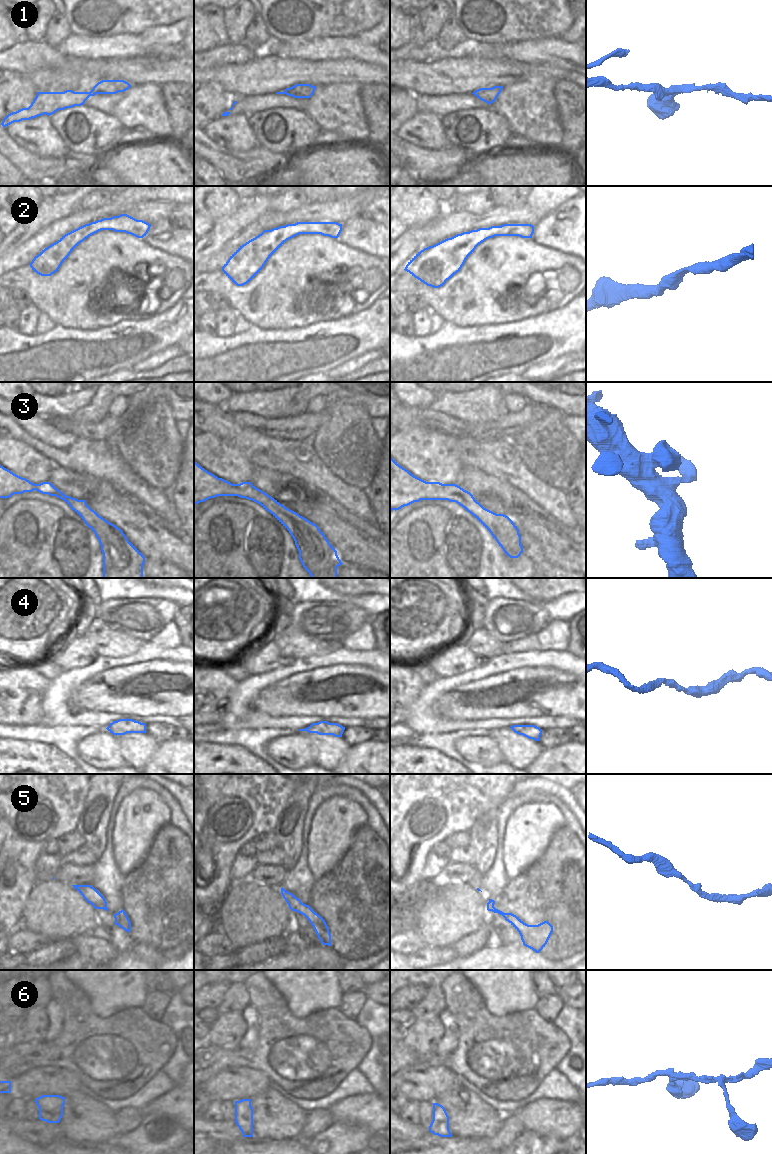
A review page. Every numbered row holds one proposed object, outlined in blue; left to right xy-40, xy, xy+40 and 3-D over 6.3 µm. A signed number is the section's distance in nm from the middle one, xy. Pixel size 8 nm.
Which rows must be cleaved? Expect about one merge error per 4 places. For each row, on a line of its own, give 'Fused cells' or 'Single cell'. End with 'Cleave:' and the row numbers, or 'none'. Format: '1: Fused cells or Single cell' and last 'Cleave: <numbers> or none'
1: Single cell
2: Single cell
3: Single cell
4: Single cell
5: Single cell
6: Single cell
Cleave: none

